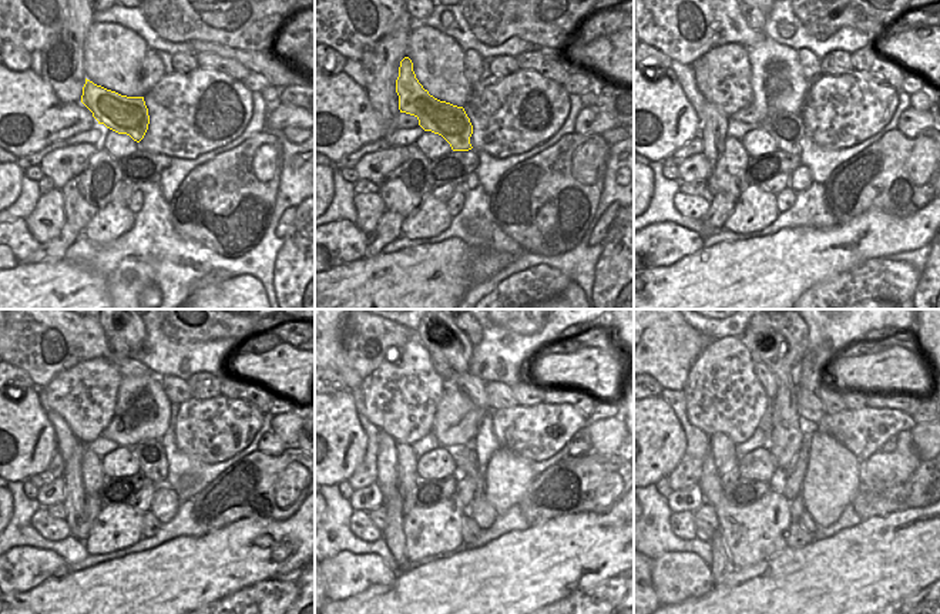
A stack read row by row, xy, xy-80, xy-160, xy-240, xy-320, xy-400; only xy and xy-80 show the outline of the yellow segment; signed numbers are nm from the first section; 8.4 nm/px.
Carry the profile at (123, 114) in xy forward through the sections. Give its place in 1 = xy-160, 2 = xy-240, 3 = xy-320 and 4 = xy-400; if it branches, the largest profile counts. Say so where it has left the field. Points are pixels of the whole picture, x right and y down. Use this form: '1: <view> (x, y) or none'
1: xy-160 (724, 77)
2: xy-240 (84, 395)
3: xy-320 (400, 398)
4: xy-400 (722, 392)

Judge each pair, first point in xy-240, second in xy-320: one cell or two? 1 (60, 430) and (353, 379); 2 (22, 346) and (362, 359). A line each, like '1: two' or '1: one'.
1: two
2: one

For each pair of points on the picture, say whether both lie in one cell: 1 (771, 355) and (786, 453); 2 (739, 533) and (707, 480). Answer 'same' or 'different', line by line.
1: same
2: same

